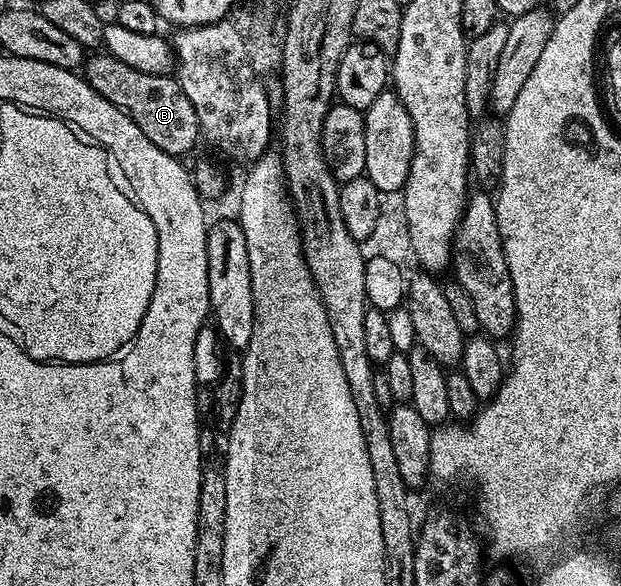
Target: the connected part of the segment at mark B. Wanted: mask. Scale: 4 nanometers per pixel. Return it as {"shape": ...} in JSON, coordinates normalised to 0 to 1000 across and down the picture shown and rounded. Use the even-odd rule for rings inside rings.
{"shape":[[[151,90],[137,102],[135,133],[167,172],[180,172],[219,213],[225,213],[225,227],[245,241],[264,261],[282,268],[300,268],[300,263],[322,242],[322,218],[316,186],[309,186],[309,172],[296,166],[296,152],[290,152],[285,133],[274,128],[246,128],[225,125],[225,118],[213,118],[213,111],[200,111],[200,104],[187,104],[187,97],[169,90]]]}

